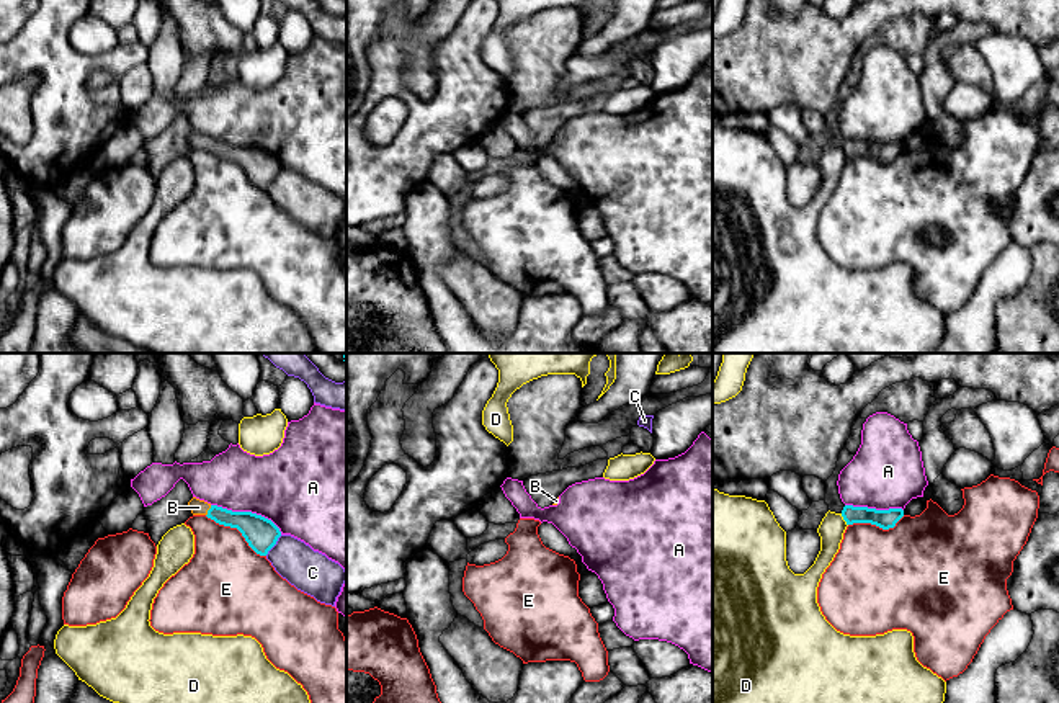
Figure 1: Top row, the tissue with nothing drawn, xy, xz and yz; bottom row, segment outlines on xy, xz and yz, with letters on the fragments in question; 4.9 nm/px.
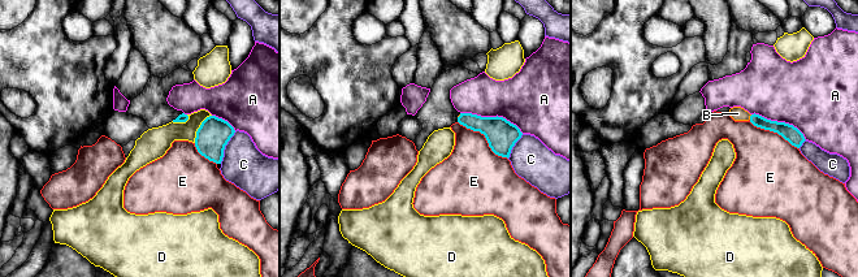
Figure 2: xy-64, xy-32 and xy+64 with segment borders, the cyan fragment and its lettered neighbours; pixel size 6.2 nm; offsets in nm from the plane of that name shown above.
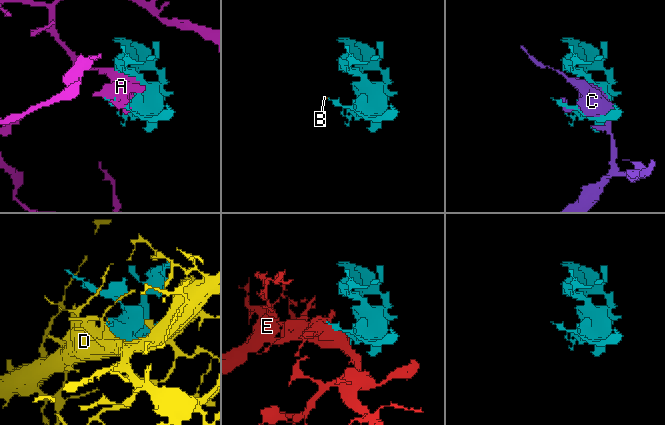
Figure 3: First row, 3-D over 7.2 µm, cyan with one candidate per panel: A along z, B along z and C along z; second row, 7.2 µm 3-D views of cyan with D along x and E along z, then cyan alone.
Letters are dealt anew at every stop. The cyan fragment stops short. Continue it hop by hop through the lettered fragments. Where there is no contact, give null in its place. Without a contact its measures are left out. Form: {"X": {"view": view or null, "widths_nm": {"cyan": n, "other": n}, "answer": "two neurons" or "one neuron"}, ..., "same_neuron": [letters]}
{"A": {"view": "xy", "widths_nm": {"cyan": 160, "other": 380}, "answer": "two neurons"}, "B": {"view": "xy", "widths_nm": {"cyan": 140, "other": 80}, "answer": "one neuron"}, "C": {"view": "xy", "widths_nm": {"cyan": 160, "other": 220}, "answer": "two neurons"}, "D": {"view": "yz", "widths_nm": {"cyan": 100, "other": 130}, "answer": "two neurons"}, "E": {"view": "xy", "widths_nm": {"cyan": 160, "other": 380}, "answer": "two neurons"}, "same_neuron": ["B"]}

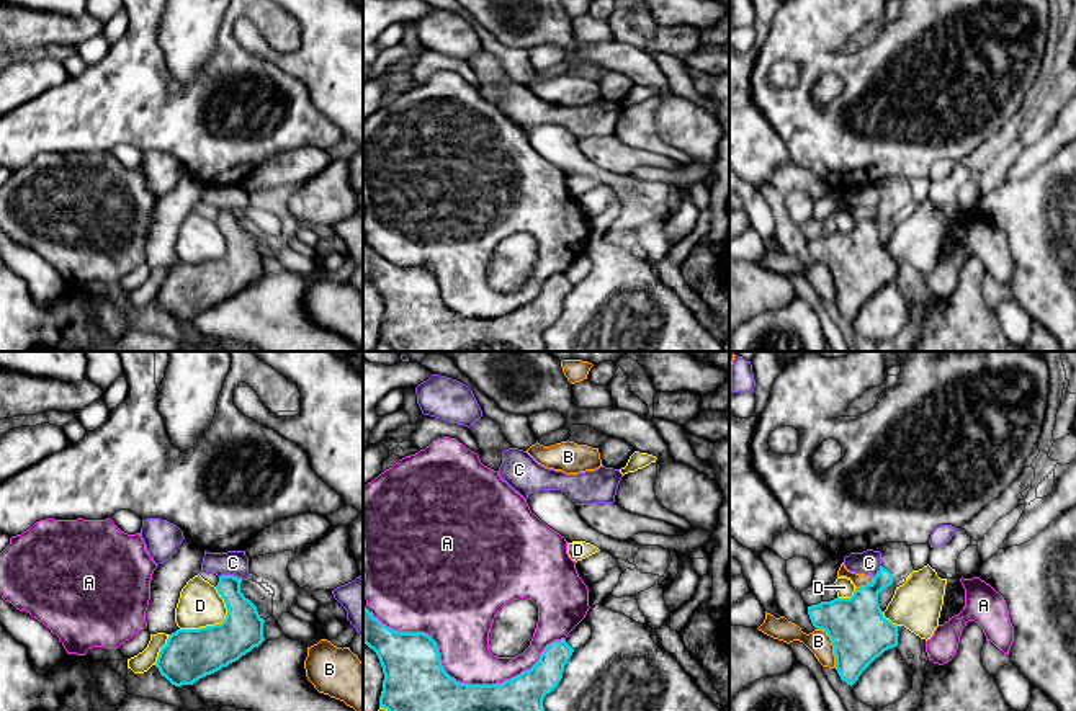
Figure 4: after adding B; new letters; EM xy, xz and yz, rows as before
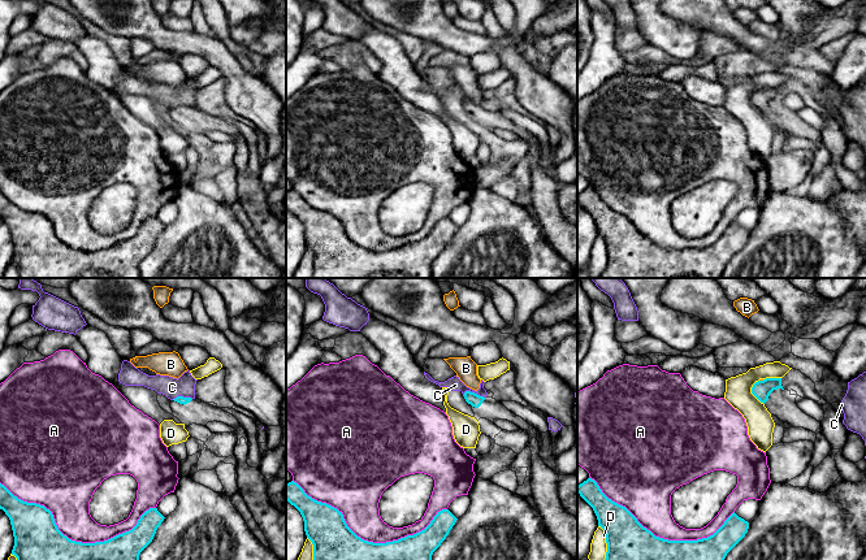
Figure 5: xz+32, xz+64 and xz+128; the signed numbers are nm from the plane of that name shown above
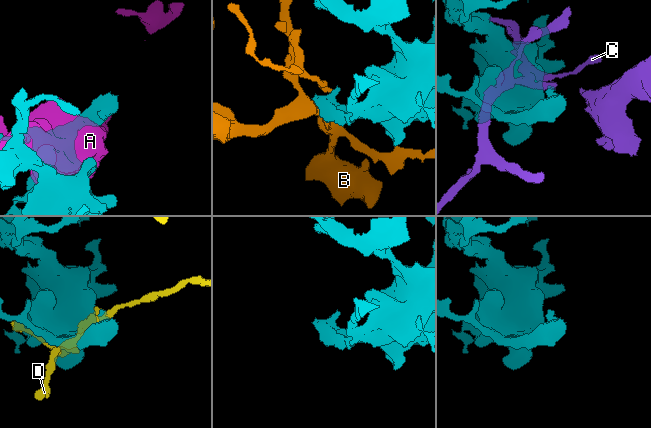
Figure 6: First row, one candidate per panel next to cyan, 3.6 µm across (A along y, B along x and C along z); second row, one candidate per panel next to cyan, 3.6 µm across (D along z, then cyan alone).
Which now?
{"A": {"view": "xz", "widths_nm": {"cyan": 420, "other": 280}, "answer": "two neurons"}, "B": {"view": "yz", "widths_nm": {"cyan": 280, "other": 120}, "answer": "two neurons"}, "C": {"view": "xy", "widths_nm": {"cyan": 190, "other": 130}, "answer": "two neurons"}, "D": {"view": "xy", "widths_nm": {"cyan": 260, "other": 220}, "answer": "two neurons"}, "same_neuron": []}

